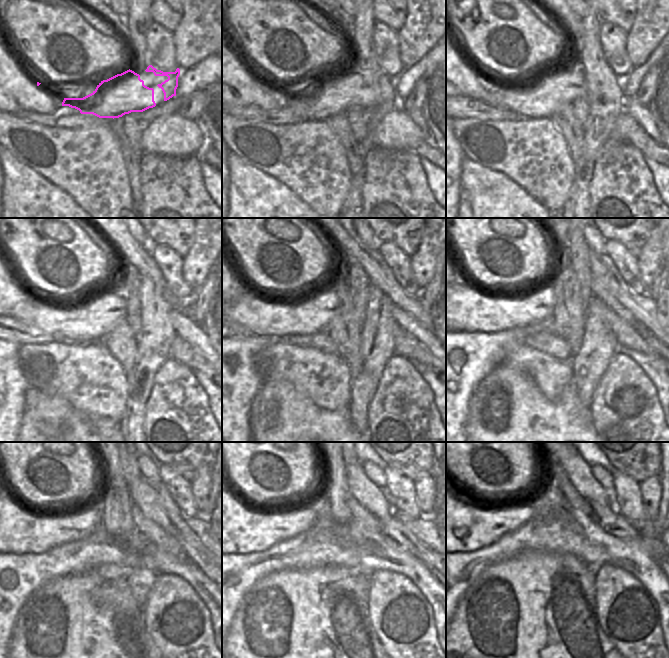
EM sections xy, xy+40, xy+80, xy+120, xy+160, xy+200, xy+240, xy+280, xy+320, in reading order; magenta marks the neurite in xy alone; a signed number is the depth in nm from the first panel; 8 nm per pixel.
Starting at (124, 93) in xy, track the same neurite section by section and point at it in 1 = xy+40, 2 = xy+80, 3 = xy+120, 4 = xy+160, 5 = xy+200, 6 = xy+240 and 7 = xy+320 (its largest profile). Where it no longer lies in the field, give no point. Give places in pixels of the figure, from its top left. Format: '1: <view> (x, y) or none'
1: xy+40 (336, 92)
2: xy+80 (539, 98)
3: xy+120 (91, 317)
4: xy+160 (310, 313)
5: xy+200 (466, 308)
6: xy+240 (18, 530)
7: xy+320 (466, 526)

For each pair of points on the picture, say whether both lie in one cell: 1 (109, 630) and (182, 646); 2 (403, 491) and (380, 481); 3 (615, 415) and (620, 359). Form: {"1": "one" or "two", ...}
{"1": "two", "2": "two", "3": "one"}

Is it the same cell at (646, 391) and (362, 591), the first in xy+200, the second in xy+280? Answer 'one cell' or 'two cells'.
two cells

